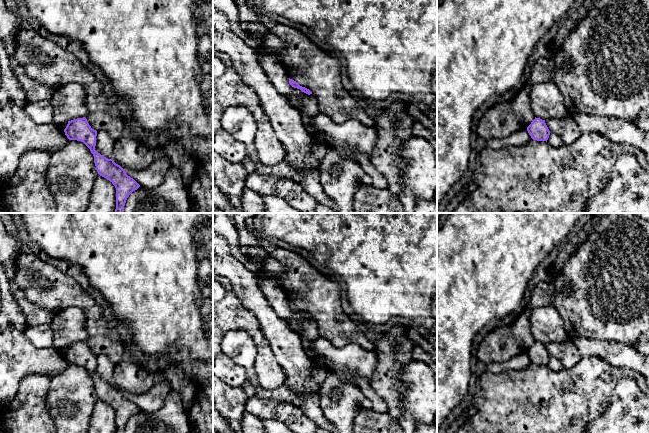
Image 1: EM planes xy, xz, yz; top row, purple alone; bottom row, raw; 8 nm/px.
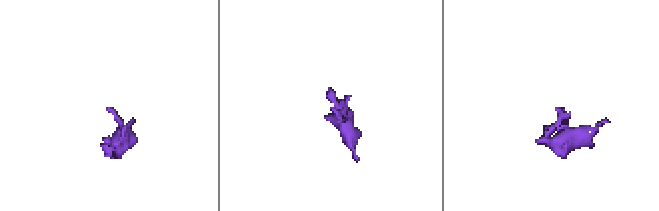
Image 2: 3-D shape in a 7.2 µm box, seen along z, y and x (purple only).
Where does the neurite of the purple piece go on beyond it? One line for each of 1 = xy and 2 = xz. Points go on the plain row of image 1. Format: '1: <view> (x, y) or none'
1: none
2: none

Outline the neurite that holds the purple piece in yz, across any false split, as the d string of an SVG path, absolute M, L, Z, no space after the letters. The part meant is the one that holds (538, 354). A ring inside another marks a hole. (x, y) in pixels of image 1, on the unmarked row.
M536 342L527 351L527 355L533 364L546 365L549 362L550 355L545 347L545 344Z

